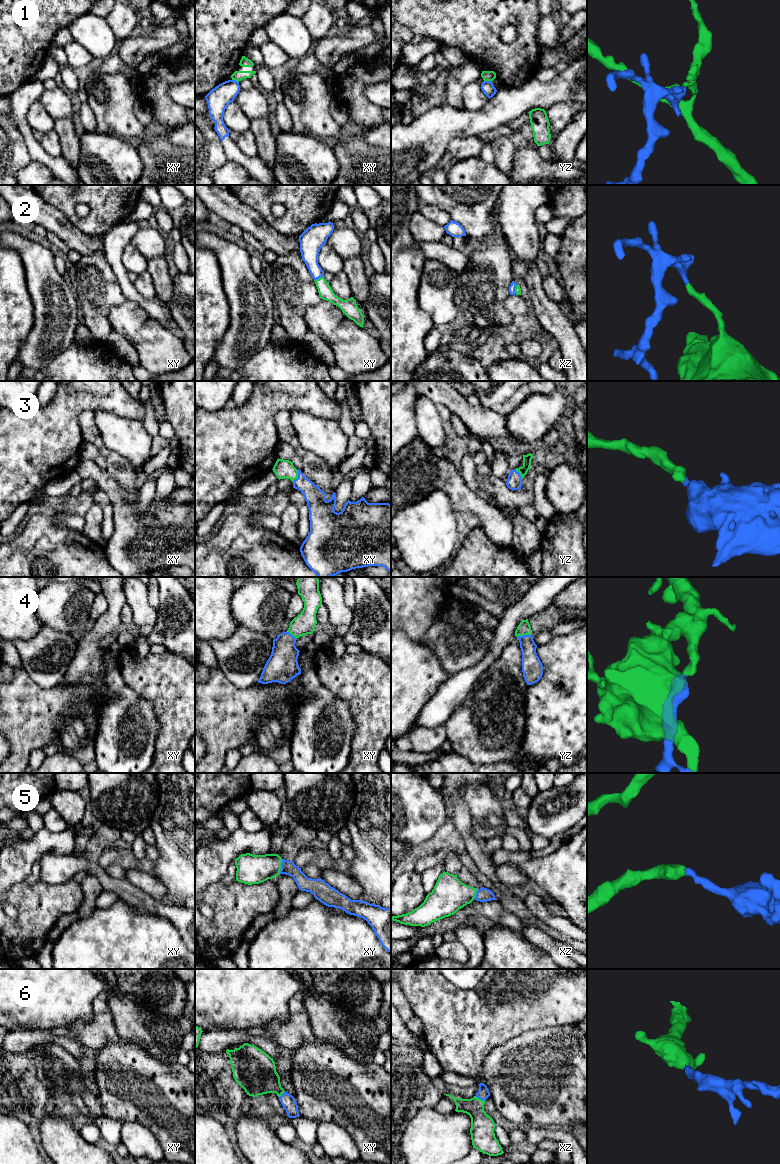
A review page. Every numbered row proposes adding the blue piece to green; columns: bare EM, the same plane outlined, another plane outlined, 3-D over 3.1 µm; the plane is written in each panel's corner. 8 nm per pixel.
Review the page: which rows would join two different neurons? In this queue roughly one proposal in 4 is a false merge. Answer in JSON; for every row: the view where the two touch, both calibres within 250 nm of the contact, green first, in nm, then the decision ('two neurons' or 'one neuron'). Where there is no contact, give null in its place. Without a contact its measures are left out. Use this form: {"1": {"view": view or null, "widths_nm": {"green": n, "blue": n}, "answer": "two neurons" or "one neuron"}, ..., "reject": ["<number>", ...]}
{"1": {"view": "yz", "widths_nm": {"green": 80, "blue": 100}, "answer": "two neurons"}, "2": {"view": "xy", "widths_nm": {"green": 110, "blue": 150}, "answer": "one neuron"}, "3": {"view": "xy", "widths_nm": {"green": 150, "blue": 160}, "answer": "one neuron"}, "4": {"view": "yz", "widths_nm": {"green": 110, "blue": 160}, "answer": "one neuron"}, "5": {"view": "xy", "widths_nm": {"green": 240, "blue": 120}, "answer": "one neuron"}, "6": {"view": "xz", "widths_nm": {"green": 190, "blue": 100}, "answer": "one neuron"}, "reject": ["1"]}

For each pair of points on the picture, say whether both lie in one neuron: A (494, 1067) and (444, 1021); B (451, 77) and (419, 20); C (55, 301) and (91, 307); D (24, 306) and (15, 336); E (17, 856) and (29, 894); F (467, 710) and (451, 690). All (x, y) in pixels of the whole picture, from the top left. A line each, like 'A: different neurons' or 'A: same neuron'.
A: different neurons
B: different neurons
C: different neurons
D: same neuron
E: different neurons
F: different neurons

